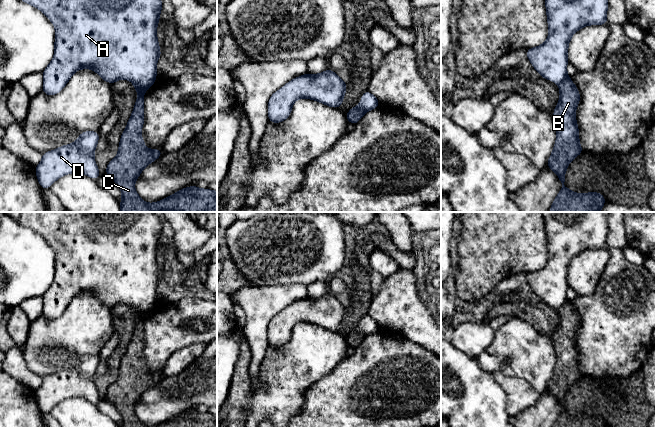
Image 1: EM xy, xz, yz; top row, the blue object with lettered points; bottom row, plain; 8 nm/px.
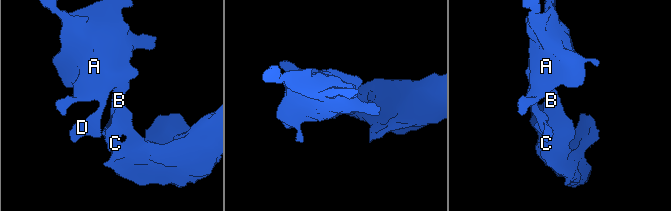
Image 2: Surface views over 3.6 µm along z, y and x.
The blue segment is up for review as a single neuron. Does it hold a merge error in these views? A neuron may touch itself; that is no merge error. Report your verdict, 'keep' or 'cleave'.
cleave

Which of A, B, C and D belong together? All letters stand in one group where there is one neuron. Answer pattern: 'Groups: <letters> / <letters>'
Groups: A D / B C

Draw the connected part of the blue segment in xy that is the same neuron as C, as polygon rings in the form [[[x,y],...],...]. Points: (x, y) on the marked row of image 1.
[[[130,80],[138,93],[132,114],[121,134],[117,156],[106,166],[107,175],[122,192],[120,212],[217,212],[217,191],[196,185],[185,187],[155,203],[146,203],[137,194],[134,183],[142,170],[163,153],[146,149],[141,131],[144,124],[144,93],[135,80]]]

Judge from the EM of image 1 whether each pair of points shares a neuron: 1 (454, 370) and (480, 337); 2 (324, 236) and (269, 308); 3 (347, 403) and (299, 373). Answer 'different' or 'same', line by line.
1: different
2: different
3: different

